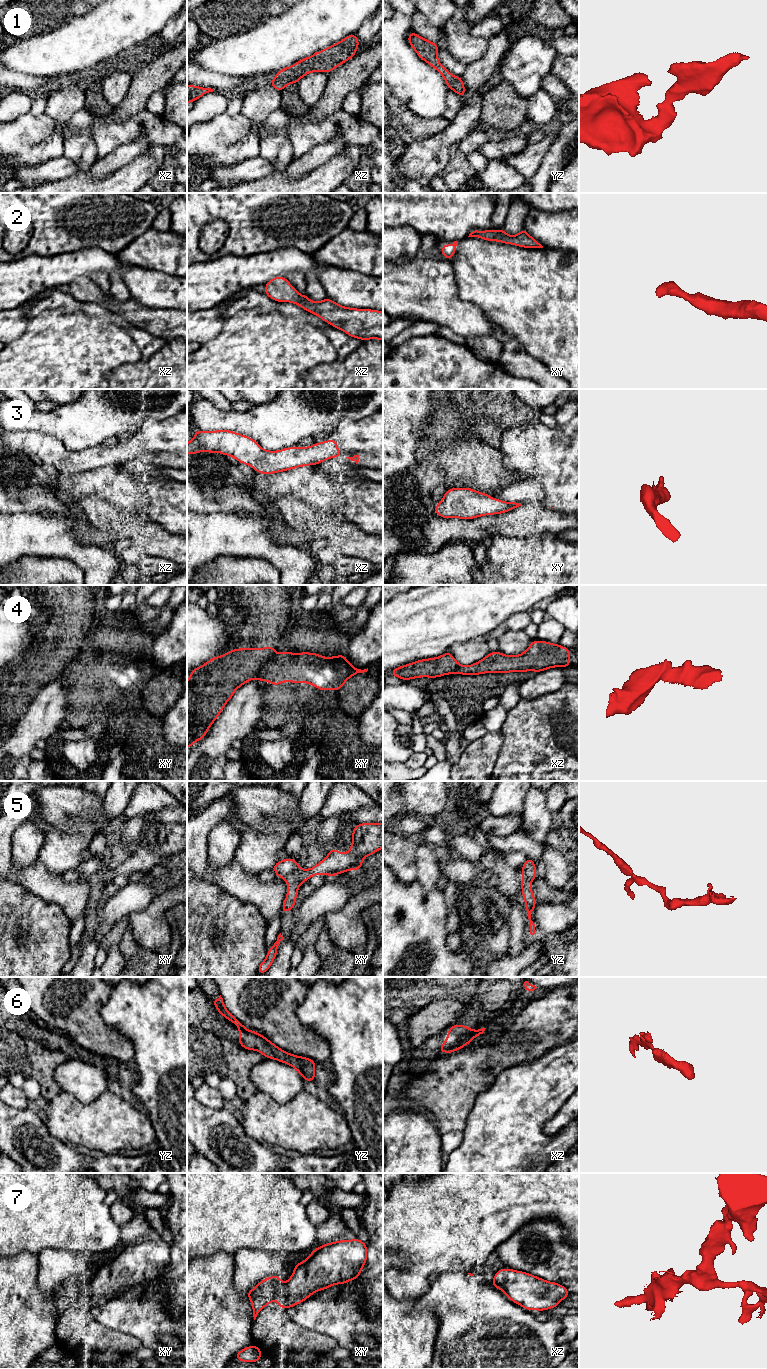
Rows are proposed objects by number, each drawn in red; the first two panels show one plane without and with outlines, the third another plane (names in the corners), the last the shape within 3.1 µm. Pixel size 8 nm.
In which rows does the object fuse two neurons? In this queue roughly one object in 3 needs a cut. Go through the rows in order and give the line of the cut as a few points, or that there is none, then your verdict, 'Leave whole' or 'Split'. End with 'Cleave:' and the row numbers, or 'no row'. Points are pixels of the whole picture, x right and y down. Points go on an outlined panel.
1: No split. Leave whole
2: No split. Leave whole
3: No split. Leave whole
4: Split along xy (275, 654), (260, 667), (254, 677). Split
5: No split. Leave whole
6: Split along yz (245, 1028), (240, 1029). Split
7: No split. Leave whole
Cleave: 4, 6

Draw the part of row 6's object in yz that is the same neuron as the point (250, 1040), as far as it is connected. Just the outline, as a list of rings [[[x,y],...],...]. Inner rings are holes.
[[[245,1029],[239,1031],[239,1044],[247,1050],[256,1050],[265,1058],[275,1059],[295,1068],[304,1081],[315,1081],[315,1064],[310,1058],[295,1056],[277,1047],[263,1035]]]

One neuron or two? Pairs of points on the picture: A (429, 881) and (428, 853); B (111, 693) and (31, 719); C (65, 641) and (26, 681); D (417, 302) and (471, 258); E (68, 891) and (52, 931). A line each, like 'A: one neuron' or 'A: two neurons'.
A: one neuron
B: two neurons
C: one neuron
D: two neurons
E: two neurons

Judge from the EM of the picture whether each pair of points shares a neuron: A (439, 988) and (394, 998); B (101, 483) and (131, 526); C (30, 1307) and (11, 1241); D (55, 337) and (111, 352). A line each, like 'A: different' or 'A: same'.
A: same
B: same
C: different
D: same

